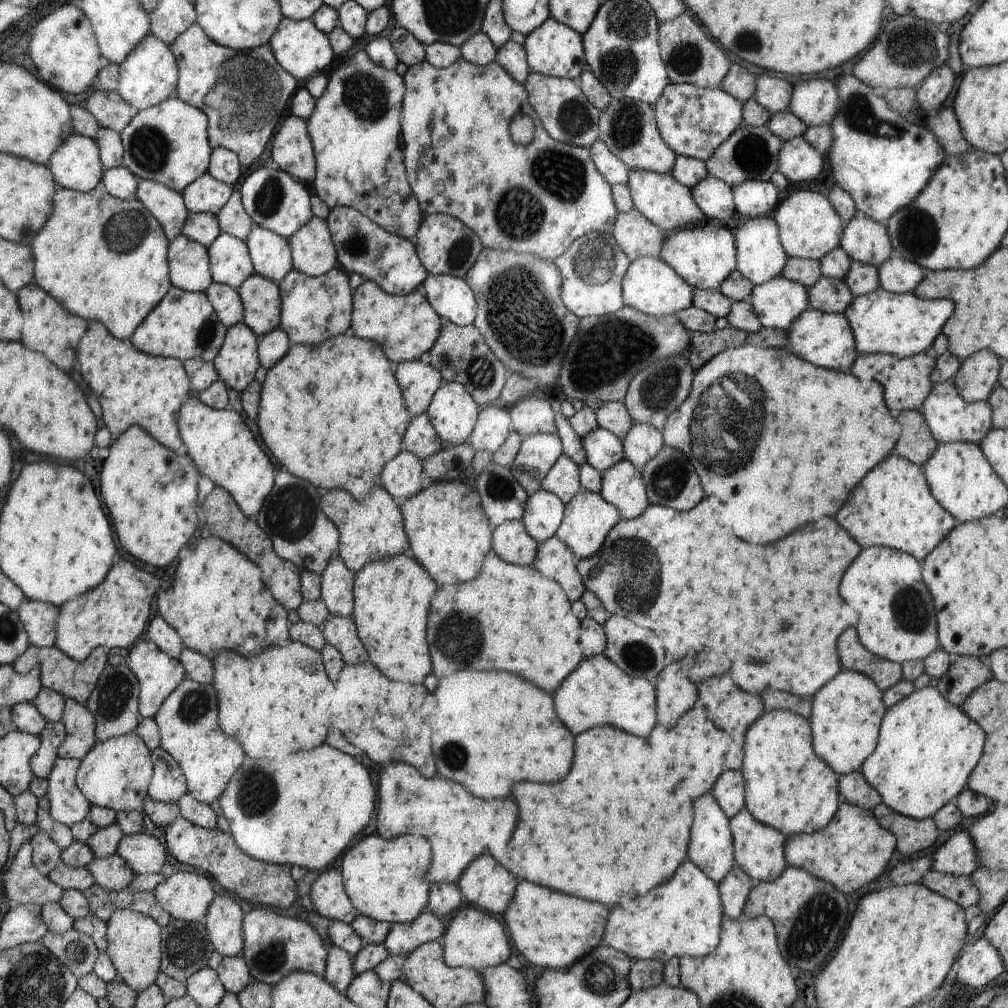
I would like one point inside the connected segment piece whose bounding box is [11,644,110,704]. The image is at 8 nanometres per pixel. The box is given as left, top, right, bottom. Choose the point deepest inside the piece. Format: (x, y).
(75, 680)

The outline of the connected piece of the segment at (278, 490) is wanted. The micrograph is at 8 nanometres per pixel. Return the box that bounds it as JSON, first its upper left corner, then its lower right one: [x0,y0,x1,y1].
[256,468,339,572]

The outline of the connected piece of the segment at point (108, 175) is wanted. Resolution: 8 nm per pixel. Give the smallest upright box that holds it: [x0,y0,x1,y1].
[97,166,140,200]

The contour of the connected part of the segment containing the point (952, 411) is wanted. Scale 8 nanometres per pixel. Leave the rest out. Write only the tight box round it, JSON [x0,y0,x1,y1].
[917,380,993,444]

